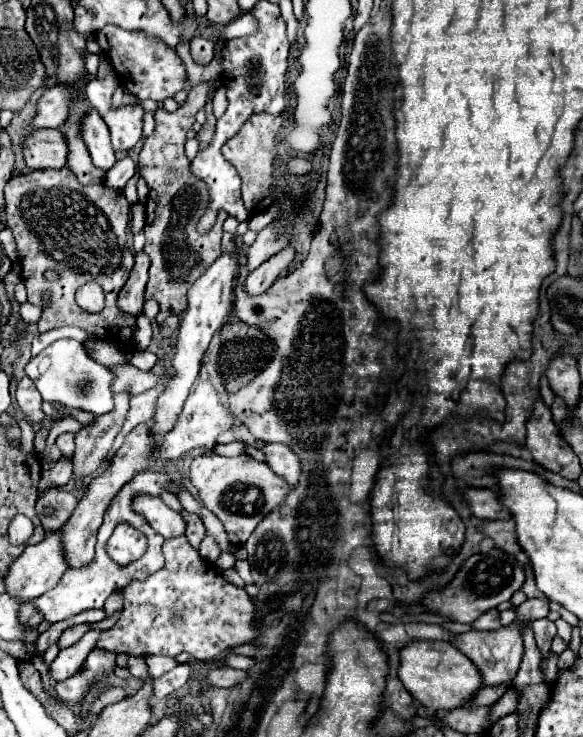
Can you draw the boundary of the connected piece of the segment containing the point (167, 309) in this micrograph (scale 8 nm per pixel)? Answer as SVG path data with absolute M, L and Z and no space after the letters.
M208 84L194 86L182 108L166 114L164 108L156 110L156 130L144 140L138 160L138 172L146 180L150 194L146 200L146 244L144 252L150 256L150 280L146 286L146 298L154 298L160 304L156 322L162 324L172 314L182 314L188 306L188 288L206 272L206 268L222 254L222 224L228 218L226 212L218 214L214 228L208 234L196 232L196 222L208 206L208 188L202 180L190 174L190 160L184 154L187 132L194 124L194 116L204 108L208 96Z

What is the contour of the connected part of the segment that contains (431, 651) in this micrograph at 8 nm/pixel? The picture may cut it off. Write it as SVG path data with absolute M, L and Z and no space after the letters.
M414 640L400 652L402 664L398 670L400 680L404 682L406 690L432 712L436 710L456 710L470 704L480 688L484 688L482 676L472 660L464 656L458 648L450 642L436 642L436 640Z

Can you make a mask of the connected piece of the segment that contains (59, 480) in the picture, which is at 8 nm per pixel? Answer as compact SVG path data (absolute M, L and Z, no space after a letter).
M62 458L50 470L42 472L38 492L44 492L44 488L62 488L68 484L70 478L72 478L72 462Z

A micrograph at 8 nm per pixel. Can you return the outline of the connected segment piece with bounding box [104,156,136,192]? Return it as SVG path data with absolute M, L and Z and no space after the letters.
M128 156L128 158L118 160L116 166L106 172L106 180L104 180L104 182L106 182L110 188L116 188L116 190L120 192L134 174L136 174L136 162Z

